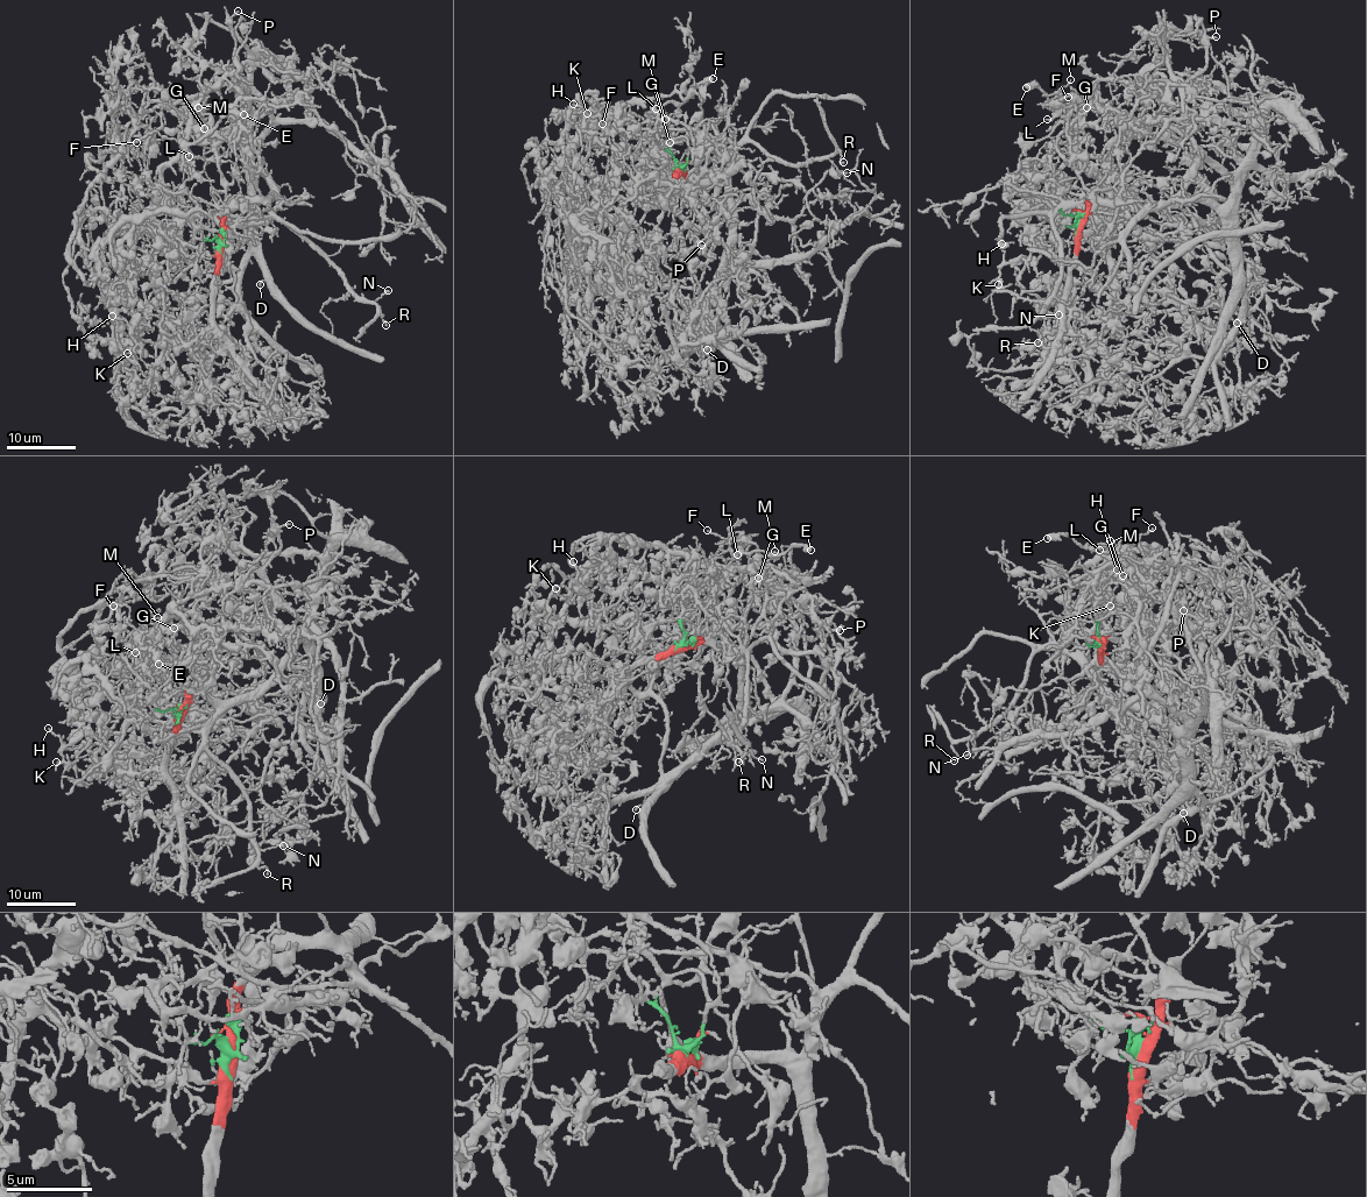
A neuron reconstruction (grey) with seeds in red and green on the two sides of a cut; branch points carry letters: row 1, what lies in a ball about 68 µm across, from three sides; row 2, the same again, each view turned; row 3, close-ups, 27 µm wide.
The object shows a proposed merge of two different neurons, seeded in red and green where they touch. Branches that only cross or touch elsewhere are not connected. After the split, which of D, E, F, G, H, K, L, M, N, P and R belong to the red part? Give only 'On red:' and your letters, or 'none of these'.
On red: D, N, P, R

